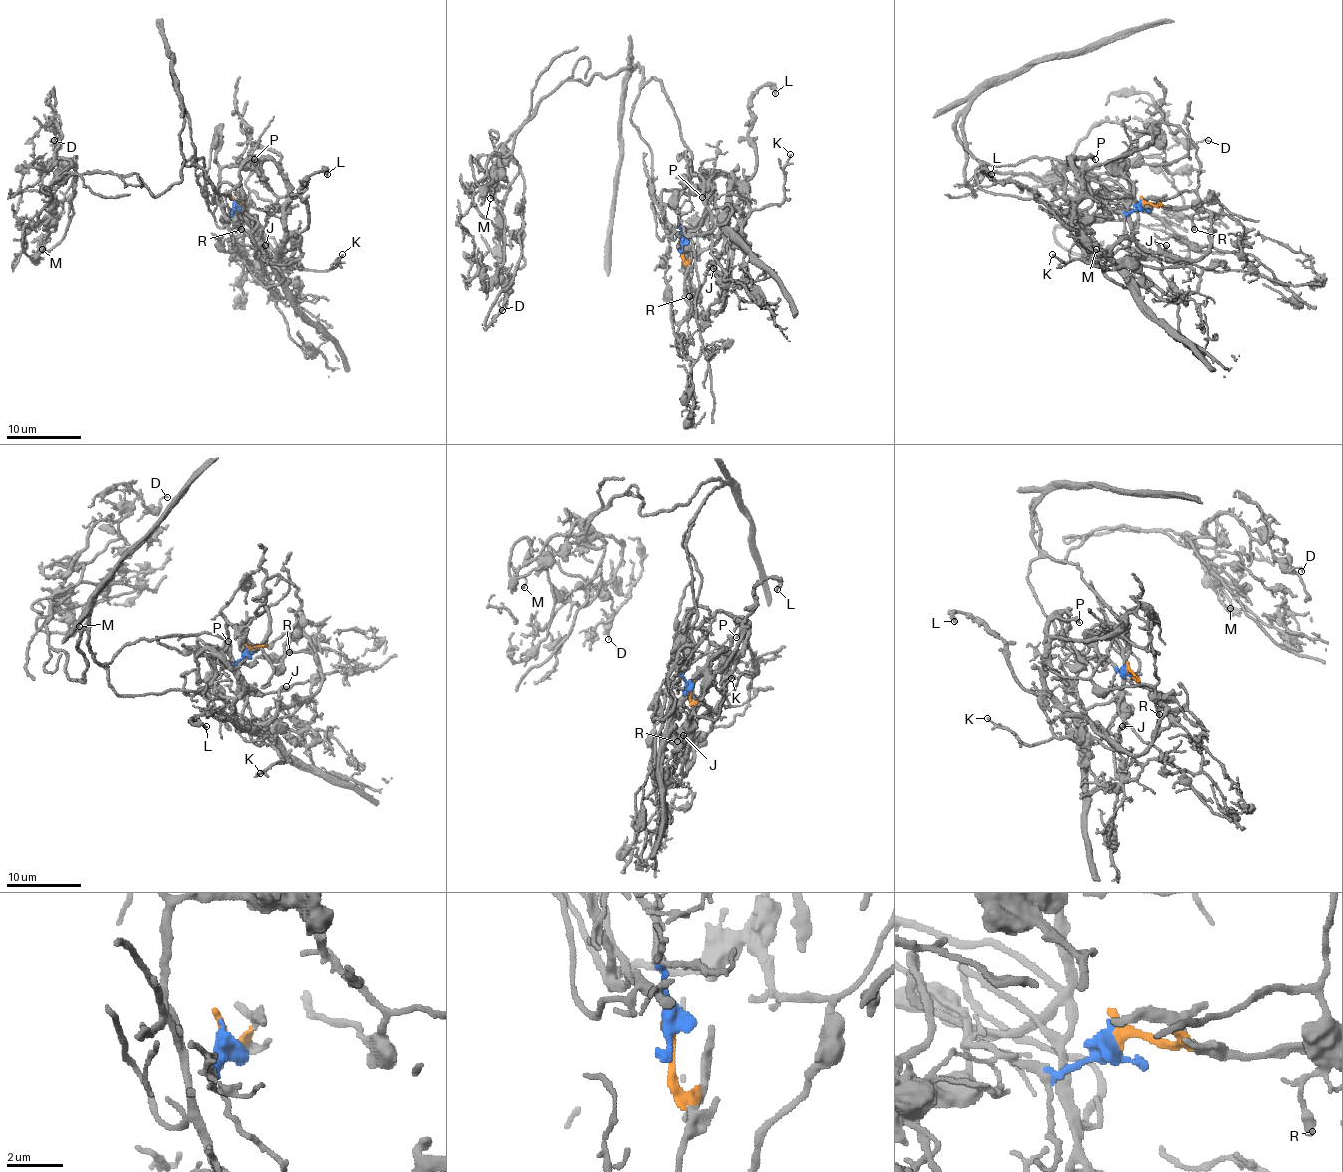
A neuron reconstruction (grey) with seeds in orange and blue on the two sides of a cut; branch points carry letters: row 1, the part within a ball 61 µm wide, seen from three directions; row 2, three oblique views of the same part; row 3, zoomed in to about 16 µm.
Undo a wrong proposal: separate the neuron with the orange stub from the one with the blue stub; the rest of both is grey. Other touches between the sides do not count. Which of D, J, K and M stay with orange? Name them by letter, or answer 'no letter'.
no letter

